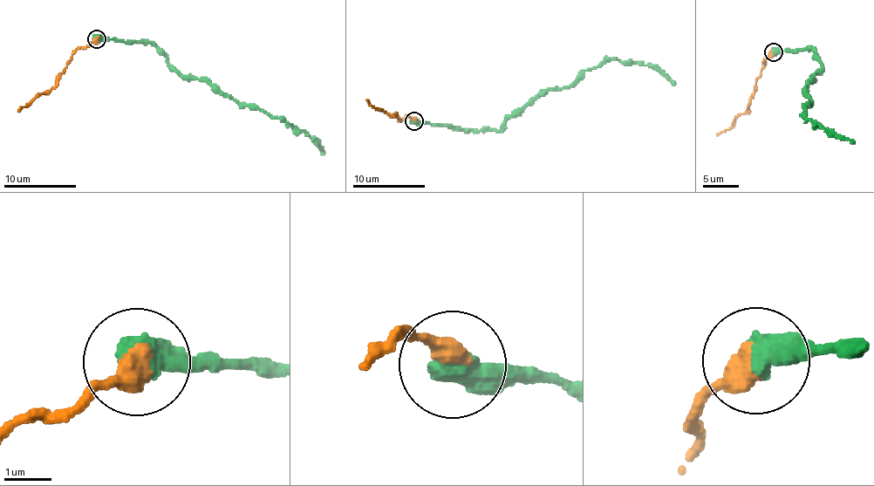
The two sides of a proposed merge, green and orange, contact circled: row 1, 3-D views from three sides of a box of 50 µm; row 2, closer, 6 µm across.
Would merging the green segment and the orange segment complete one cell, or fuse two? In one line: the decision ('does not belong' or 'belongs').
does not belong

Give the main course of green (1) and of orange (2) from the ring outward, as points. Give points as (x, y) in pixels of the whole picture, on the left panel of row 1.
1: (96, 38), (153, 44), (183, 76), (203, 79), (242, 106), (252, 106), (305, 130), (317, 138), (325, 153)
2: (96, 38), (86, 47), (76, 51), (57, 84), (17, 111)

